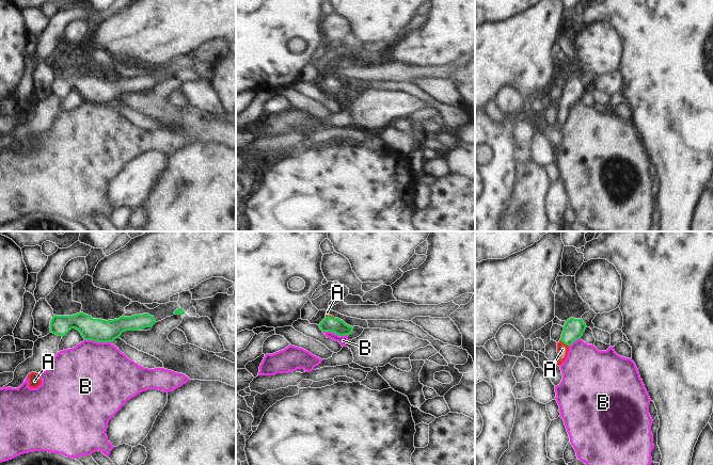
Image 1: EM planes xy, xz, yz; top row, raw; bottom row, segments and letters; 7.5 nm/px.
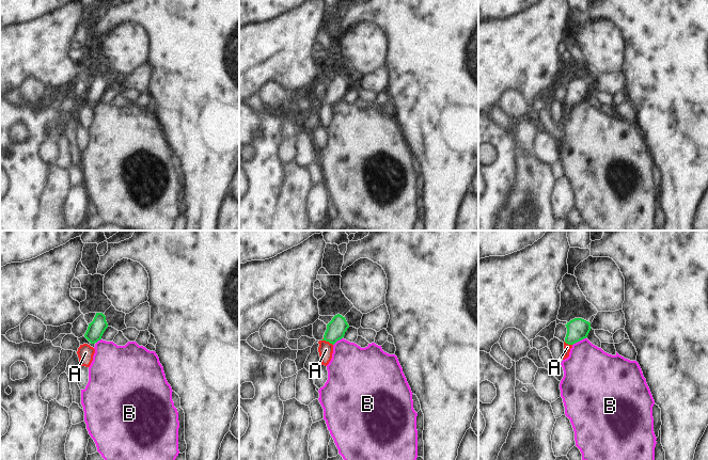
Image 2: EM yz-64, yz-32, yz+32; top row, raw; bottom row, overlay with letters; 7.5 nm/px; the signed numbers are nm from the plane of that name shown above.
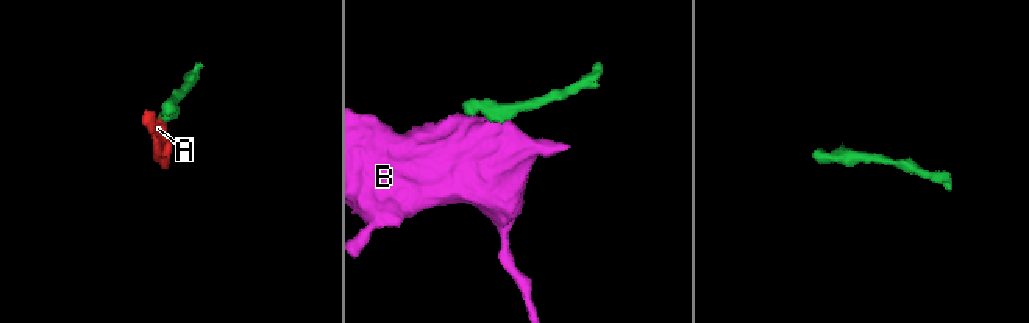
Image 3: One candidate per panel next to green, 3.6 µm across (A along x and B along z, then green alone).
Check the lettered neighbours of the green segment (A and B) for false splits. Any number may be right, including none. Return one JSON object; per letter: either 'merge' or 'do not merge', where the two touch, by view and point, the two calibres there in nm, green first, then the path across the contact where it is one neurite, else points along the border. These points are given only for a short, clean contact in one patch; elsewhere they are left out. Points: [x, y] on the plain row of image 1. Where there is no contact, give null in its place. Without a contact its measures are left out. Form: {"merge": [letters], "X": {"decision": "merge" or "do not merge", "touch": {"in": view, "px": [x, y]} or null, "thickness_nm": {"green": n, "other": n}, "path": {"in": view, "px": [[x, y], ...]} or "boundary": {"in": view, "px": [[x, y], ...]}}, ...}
{"merge": ["A"], "A": {"decision": "merge", "touch": {"in": "yz", "px": [565, 105]}, "thickness_nm": {"green": 160, "other": 90}, "path": {"in": "yz", "px": [[573, 90], [565, 105], [563, 110]]}}, "B": {"decision": "do not merge", "touch": {"in": "xy", "px": [98, 102]}, "thickness_nm": {"green": 180, "other": 500}, "boundary": {"in": "xy", "px": [[84, 100], [111, 103]]}}}

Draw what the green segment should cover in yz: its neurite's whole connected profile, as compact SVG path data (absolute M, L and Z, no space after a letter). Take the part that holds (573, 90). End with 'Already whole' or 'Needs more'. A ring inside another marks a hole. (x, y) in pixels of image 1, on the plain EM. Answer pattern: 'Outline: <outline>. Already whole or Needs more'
Outline: M570 79L563 87L564 92L560 101L557 103L557 126L561 126L567 119L570 107L583 97L586 85L582 80Z. Needs more.

